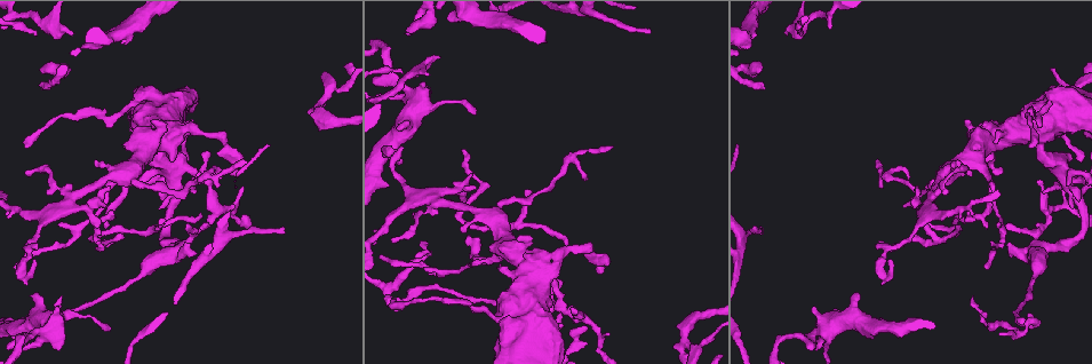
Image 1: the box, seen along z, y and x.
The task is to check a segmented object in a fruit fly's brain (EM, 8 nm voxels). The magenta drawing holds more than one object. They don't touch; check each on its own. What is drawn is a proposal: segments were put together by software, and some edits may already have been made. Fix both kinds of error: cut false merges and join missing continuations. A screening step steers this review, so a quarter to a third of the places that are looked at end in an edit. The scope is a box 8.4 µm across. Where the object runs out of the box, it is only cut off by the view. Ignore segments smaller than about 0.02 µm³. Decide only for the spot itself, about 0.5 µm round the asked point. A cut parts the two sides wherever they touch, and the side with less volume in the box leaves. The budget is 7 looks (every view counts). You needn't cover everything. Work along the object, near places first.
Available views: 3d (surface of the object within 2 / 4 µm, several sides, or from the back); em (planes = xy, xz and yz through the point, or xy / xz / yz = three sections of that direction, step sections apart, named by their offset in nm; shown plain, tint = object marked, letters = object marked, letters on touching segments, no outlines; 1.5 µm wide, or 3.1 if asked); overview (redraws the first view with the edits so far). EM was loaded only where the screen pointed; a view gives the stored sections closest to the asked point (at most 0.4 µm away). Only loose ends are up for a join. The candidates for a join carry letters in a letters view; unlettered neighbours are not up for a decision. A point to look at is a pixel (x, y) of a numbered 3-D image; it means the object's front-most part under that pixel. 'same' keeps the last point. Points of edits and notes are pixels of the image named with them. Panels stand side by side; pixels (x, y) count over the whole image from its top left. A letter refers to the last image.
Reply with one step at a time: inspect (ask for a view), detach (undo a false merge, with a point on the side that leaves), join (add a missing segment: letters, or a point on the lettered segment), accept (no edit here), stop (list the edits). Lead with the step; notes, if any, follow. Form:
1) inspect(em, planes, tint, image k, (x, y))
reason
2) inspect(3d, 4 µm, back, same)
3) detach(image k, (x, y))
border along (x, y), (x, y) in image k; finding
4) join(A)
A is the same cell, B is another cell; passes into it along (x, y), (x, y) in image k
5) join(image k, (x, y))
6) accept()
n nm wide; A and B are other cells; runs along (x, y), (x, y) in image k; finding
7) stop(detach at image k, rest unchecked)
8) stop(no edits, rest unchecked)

inspect(3d, 4 µm, image 1, (196, 170))
free end

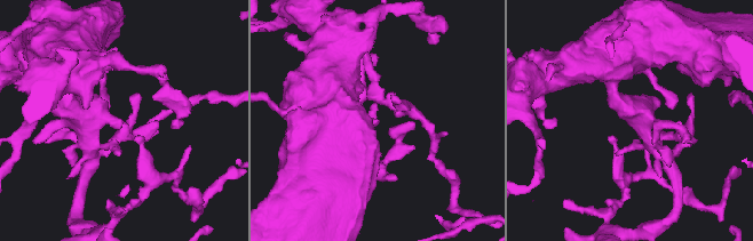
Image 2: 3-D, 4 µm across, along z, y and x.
inspect(em, planes, letters, image 2, (377, 119))
now the EM

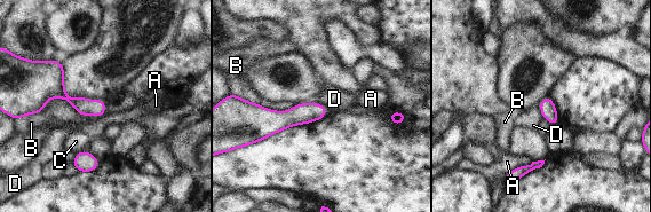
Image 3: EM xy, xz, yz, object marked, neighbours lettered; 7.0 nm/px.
accept()
A, B, C and D are other cells; runs along (323, 110), (293, 117), (253, 111) in image 3; none of them fits

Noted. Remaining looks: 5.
inspect(3d, 2 µm, image 1, (567, 244))
free end

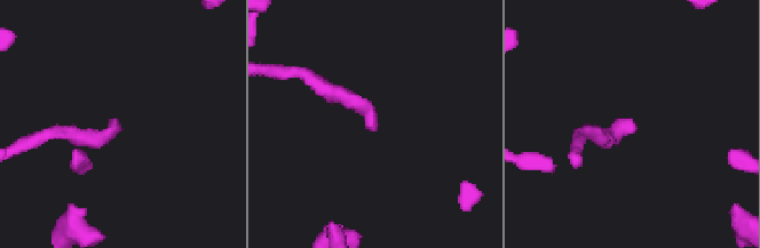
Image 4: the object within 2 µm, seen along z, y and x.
inspect(em, planes, letters, image 4, (376, 129))

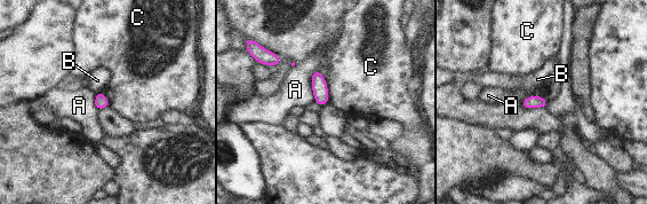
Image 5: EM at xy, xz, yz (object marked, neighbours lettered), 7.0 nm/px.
accept()
90 nm wide; A, B and C are other cells; no lettered segment goes on from it

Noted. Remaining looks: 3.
inspect(em, xy, step 8, tint, image 1, (403, 161))
tapers out

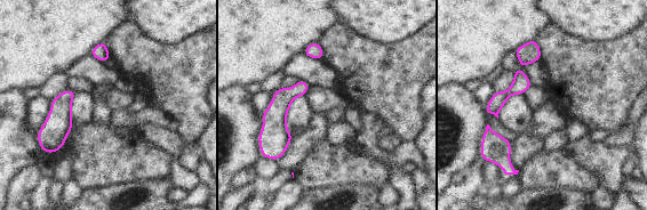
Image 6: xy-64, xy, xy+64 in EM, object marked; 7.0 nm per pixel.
inspect(em, planes, letters, same)
cut it another way

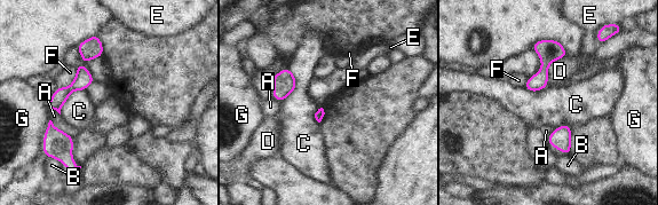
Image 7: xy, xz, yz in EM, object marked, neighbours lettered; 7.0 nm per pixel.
accept()
A, B, C, D, E, F and G are other cells; border along (49, 119), (55, 126), (72, 138) in image 7; none of them fits

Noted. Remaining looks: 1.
stop(no edits, rest unchecked)

